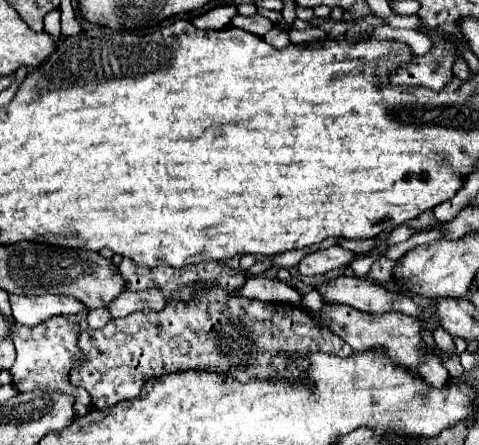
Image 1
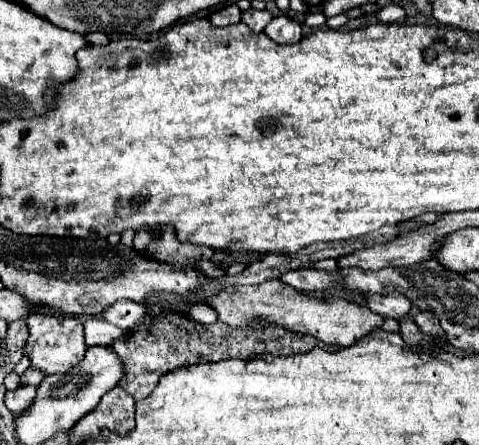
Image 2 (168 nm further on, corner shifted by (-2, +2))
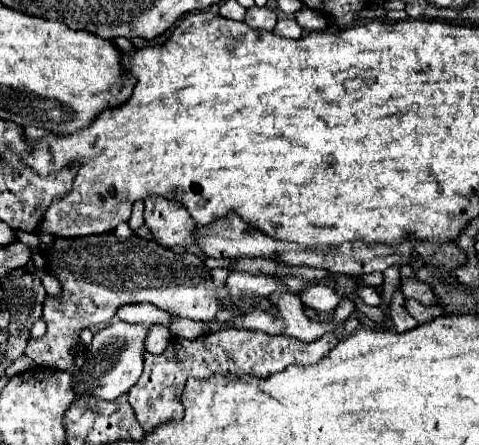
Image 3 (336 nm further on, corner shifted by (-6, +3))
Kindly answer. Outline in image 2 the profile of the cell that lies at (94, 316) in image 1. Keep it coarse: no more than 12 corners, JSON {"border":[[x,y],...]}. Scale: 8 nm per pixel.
{"border":[[130,300],[106,308],[102,318],[122,330],[144,320],[148,308]]}

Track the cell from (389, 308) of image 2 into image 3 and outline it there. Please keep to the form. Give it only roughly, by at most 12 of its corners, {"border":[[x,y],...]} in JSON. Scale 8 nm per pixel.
{"border":[[406,301],[406,309],[418,323],[444,315],[442,305]]}

